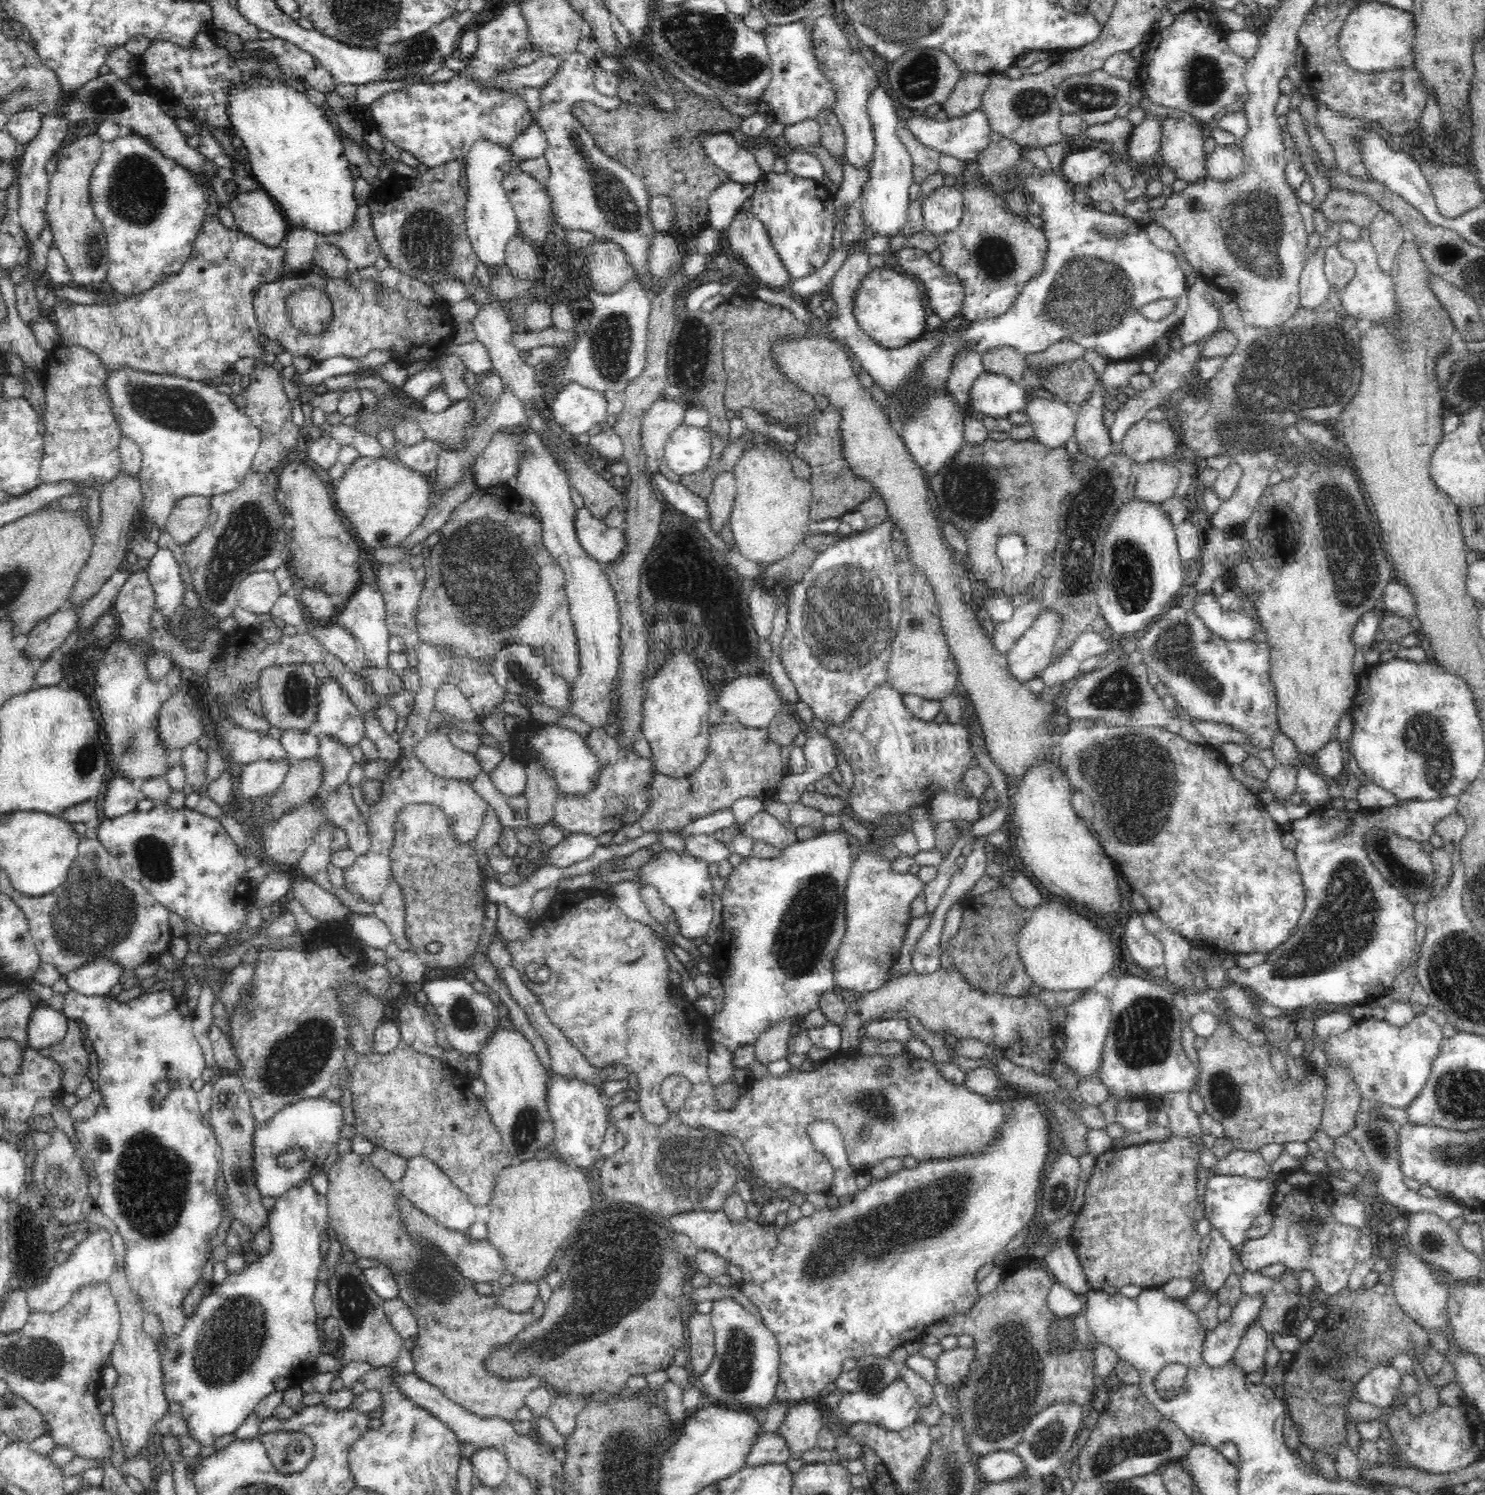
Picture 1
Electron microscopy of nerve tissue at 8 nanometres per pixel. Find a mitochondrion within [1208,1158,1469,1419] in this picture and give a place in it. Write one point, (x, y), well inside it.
(1432, 1242)

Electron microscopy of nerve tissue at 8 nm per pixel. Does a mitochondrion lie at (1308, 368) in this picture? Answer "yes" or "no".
yes

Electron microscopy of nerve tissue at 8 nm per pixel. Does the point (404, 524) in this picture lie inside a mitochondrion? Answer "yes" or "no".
no

